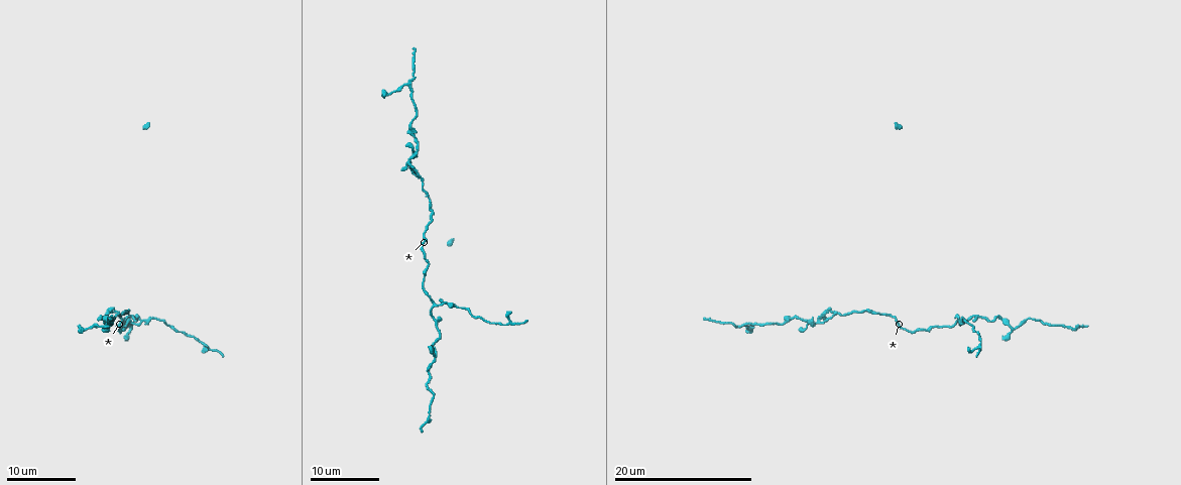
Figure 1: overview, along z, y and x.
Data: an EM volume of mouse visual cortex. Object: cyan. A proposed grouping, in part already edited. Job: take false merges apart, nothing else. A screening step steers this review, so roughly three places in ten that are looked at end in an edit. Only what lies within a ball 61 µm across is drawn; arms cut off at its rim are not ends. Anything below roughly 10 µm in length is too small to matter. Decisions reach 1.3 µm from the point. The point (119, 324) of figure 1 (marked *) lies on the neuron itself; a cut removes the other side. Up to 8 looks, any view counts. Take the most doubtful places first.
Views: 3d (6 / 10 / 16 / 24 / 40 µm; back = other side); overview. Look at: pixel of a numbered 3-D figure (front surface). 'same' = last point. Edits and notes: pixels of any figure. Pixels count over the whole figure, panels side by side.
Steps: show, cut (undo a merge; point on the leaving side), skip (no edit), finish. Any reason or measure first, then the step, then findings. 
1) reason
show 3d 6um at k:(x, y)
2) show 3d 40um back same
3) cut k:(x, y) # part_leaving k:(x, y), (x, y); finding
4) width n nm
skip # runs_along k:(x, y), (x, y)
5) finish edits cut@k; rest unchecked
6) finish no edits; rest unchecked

three arms meet
show 3d 16um at 1:(407, 161)

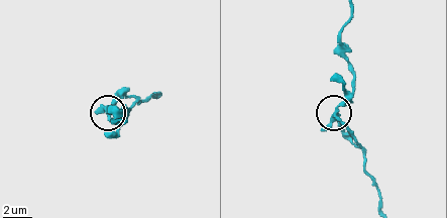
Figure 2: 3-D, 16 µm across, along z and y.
arms 3
skip # runs_along 2:(381, 206), (362, 148), (335, 113), (354, 91); all the same neuron

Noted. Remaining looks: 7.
three-way junction
show 3d 10um at 1:(434, 304)

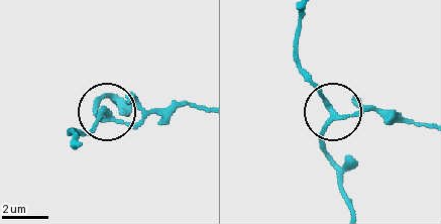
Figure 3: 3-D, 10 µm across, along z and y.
arms 3
skip # runs_along 3:(302, 15), (298, 68), (331, 108), (338, 114), (389, 108); one neuron here

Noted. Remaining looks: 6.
three-way junction
show 3d 16um at 1:(1006, 323)

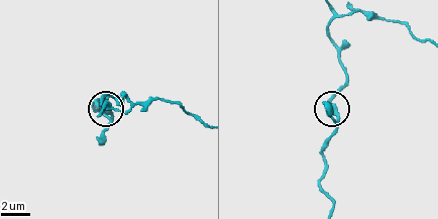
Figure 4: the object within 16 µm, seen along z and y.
skip # runs_along 4:(334, 14), (327, 32), (345, 79), (331, 139); one neuron here

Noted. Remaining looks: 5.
show 3d 10um at 1:(780, 326)

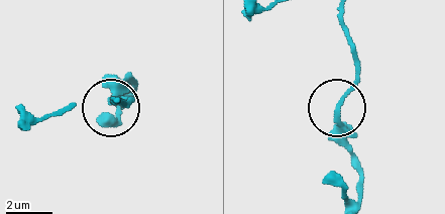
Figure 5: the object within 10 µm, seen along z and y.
skip # one neuron here

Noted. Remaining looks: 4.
finish no edits; rest unchecked

